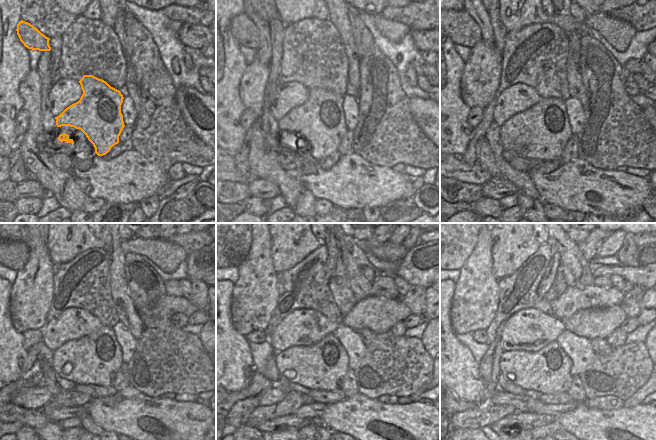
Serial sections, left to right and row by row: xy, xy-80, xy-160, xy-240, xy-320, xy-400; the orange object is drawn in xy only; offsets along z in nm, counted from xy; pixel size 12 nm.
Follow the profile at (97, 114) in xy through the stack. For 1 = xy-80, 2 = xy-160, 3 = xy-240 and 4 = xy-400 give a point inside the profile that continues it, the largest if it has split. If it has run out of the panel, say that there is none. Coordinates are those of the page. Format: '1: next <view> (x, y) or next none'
1: next xy-80 (320, 120)
2: next xy-160 (541, 132)
3: next xy-240 (95, 359)
4: next xy-400 (548, 371)

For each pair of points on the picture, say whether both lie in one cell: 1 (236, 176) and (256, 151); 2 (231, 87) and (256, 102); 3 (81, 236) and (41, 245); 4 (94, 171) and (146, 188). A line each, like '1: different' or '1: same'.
1: different
2: different
3: different
4: same

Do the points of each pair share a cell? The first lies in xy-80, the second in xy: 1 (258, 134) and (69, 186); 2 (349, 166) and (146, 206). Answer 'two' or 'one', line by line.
1: one
2: two

